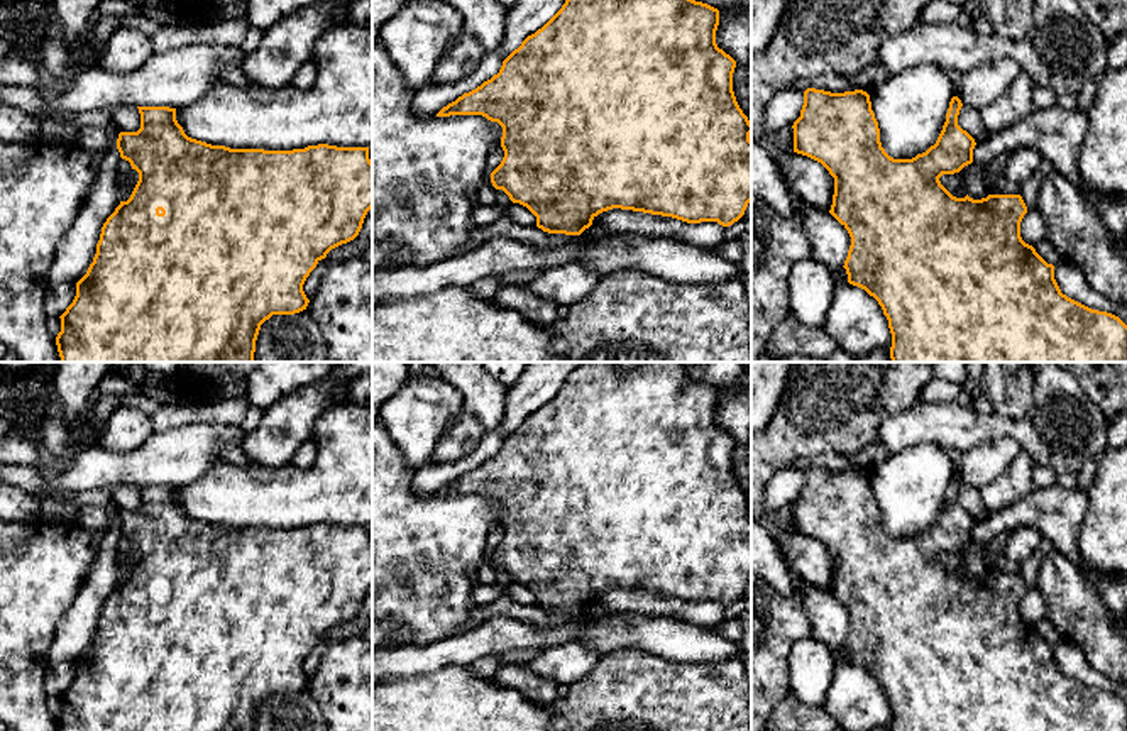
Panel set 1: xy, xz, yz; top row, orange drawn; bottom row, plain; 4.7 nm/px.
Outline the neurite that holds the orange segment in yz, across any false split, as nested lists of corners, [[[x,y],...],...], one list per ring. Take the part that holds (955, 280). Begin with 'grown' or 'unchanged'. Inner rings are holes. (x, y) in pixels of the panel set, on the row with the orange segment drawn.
unchanged; [[[807,88],[800,117],[794,122],[794,152],[821,162],[834,178],[834,195],[829,213],[848,230],[851,245],[844,261],[848,283],[873,296],[888,320],[892,333],[892,362],[1127,362],[1127,325],[1115,315],[1091,310],[1061,293],[1054,279],[1054,266],[1047,264],[1032,245],[1020,237],[1020,222],[1027,206],[1020,195],[988,195],[981,200],[953,196],[939,181],[943,174],[959,173],[973,162],[975,139],[958,125],[963,103],[953,96],[946,122],[934,146],[912,159],[890,157],[880,142],[880,129],[871,110],[870,95],[863,90],[831,93]]]

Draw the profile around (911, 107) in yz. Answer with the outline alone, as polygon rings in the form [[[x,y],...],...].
[[[921,63],[892,74],[870,93],[880,142],[893,159],[912,159],[936,144],[954,88],[948,71]]]

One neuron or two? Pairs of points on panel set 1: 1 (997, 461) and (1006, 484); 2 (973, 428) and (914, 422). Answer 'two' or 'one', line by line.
1: two
2: one

